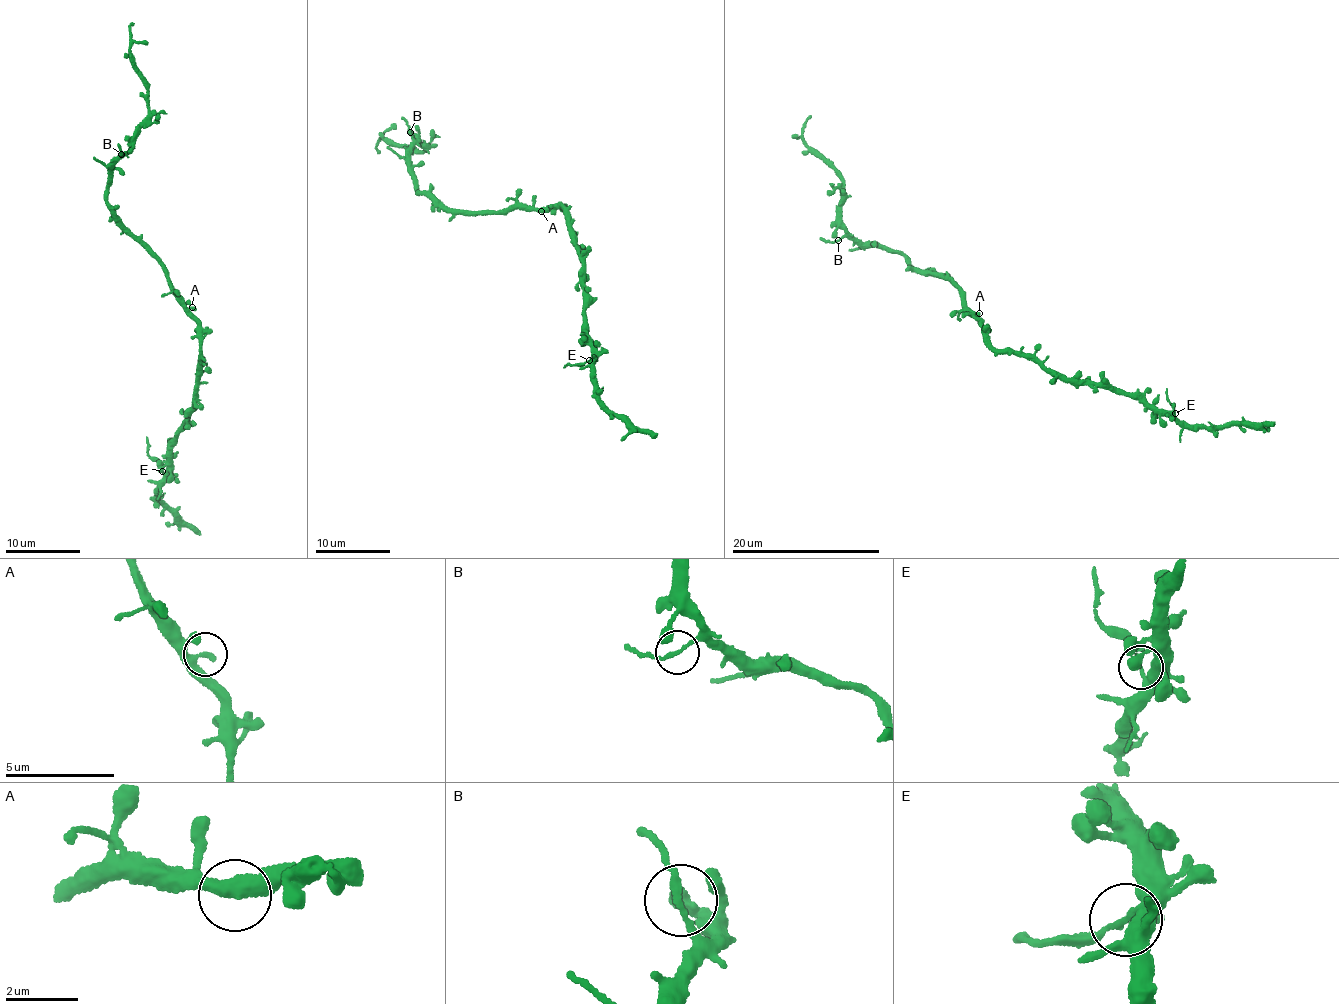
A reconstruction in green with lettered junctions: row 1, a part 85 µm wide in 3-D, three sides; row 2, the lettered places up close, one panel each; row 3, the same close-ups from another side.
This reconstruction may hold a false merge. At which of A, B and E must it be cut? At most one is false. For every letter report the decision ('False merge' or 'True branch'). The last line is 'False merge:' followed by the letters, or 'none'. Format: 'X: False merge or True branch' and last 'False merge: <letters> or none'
A: True branch
B: True branch
E: False merge
False merge: E

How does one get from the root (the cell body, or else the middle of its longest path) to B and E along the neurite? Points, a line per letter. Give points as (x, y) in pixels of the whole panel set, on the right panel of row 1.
B: (977, 316), (966, 306), (963, 293), (952, 282), (909, 264), (902, 253), (854, 242), (846, 236), (838, 240)
E: (977, 316), (984, 340), (997, 349), (1032, 356), (1068, 378), (1139, 394), (1148, 404), (1175, 413)

